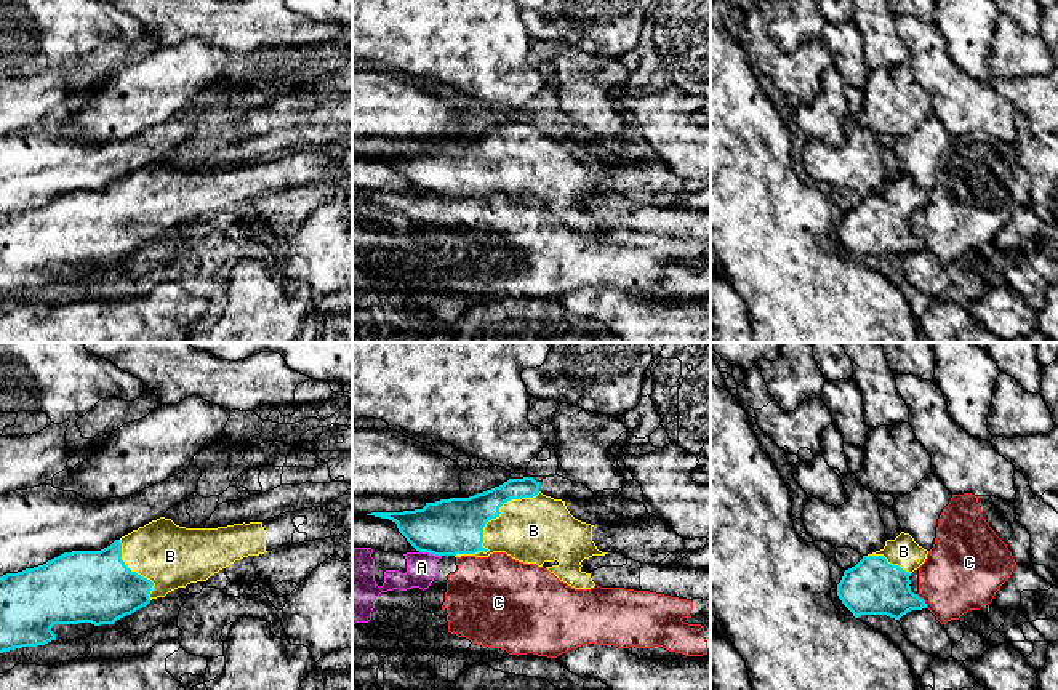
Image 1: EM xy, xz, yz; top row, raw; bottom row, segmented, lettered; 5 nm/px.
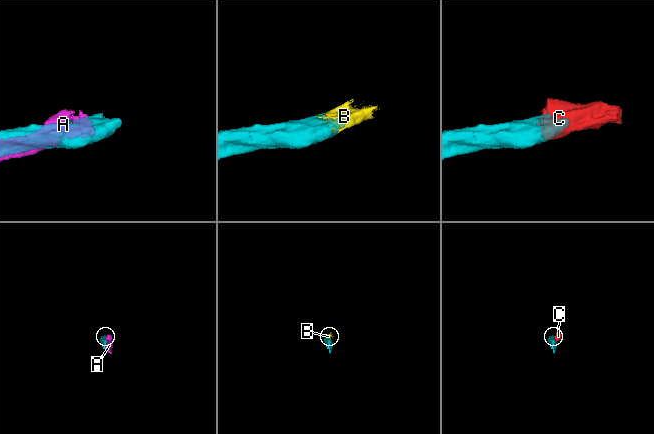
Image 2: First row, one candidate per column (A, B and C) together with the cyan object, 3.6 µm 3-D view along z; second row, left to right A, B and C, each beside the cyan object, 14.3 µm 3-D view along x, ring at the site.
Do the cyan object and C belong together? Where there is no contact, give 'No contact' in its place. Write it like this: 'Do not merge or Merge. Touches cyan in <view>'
Do not merge. Touches cyan in yz

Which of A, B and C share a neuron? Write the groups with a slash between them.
A C / B

